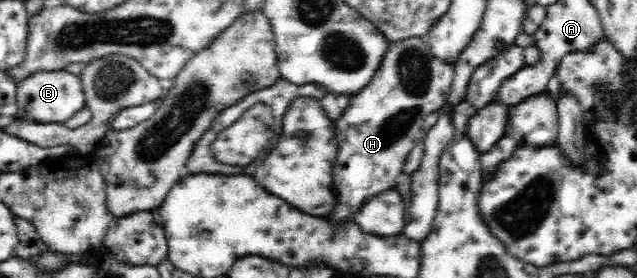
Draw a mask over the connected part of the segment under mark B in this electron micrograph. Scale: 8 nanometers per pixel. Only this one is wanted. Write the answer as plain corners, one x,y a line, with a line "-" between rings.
67,70
37,71
29,75
16,87
16,104
18,119
37,121
42,124
65,123
67,119
75,117
79,111
87,107
80,76
71,74

